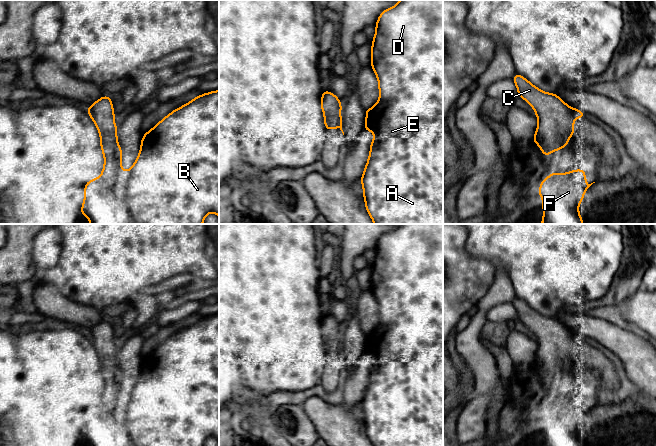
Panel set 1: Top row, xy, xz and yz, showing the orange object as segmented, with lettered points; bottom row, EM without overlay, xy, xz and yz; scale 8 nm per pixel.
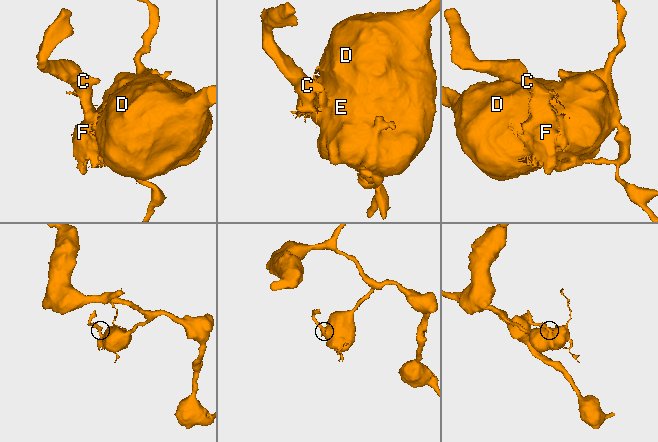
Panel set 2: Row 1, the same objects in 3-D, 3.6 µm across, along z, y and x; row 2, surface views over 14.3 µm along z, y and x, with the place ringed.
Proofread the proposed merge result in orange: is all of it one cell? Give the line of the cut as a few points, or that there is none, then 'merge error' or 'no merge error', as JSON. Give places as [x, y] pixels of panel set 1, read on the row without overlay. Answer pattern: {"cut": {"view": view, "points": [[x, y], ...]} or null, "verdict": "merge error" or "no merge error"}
{"cut": {"view": "yz", "points": [[573, 351], [550, 366], [545, 368], [537, 366]]}, "verdict": "merge error"}

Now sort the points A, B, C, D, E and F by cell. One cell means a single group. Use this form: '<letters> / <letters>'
A B D E F / C

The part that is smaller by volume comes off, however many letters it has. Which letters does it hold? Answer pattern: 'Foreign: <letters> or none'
Foreign: C

